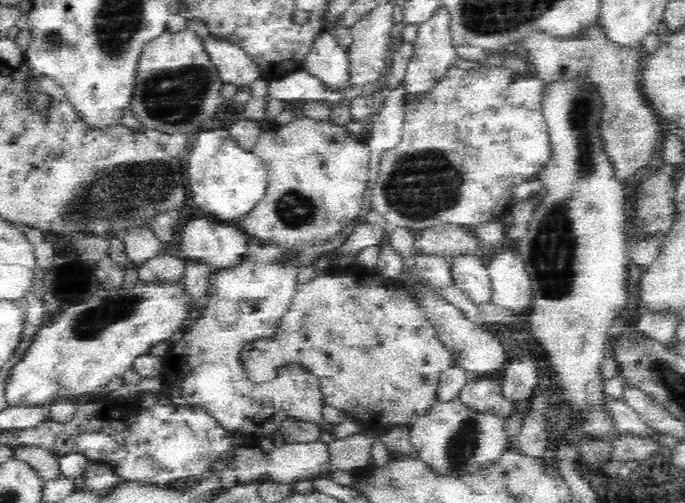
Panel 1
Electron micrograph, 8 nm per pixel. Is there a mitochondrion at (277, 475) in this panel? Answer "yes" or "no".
no

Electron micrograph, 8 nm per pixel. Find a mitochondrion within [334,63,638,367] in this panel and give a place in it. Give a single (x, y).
(421, 185)

